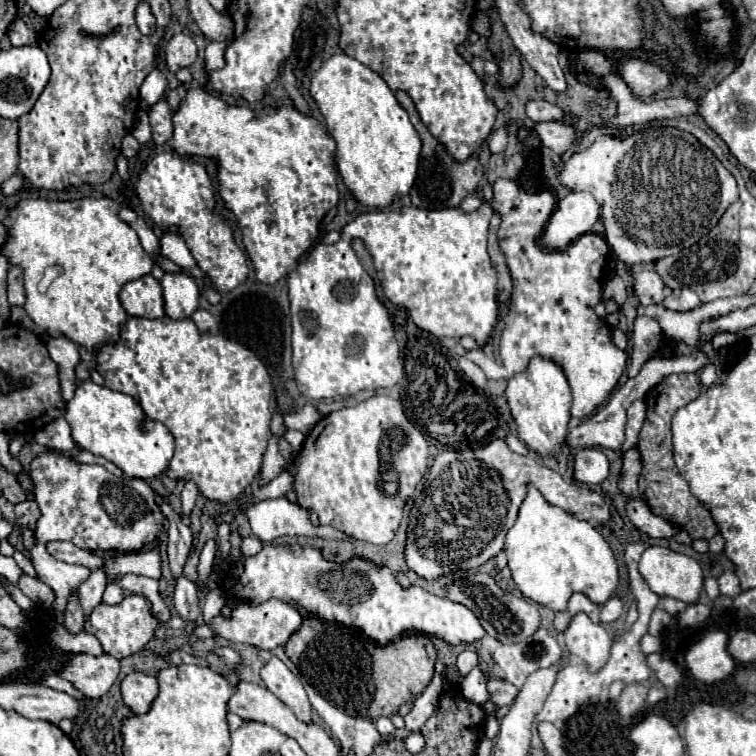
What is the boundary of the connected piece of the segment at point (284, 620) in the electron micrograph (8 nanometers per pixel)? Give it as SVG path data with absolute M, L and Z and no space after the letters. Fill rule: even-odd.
M267 600L263 604L247 604L247 602L241 602L233 608L233 614L231 618L223 618L223 616L217 616L211 624L211 628L207 624L203 626L197 626L191 640L197 642L197 640L205 640L205 638L211 638L211 636L221 636L229 642L237 642L237 644L251 644L251 646L257 646L261 650L273 650L277 646L285 646L287 638L291 638L291 634L295 634L295 630L299 630L299 626L303 624L303 616L299 614L299 610L291 604L285 604L281 600Z

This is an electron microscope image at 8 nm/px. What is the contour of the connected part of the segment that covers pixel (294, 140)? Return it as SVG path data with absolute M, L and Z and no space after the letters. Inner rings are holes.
M203 88L187 90L181 106L173 114L173 136L169 146L177 154L213 156L219 160L221 198L233 210L243 230L243 244L253 262L259 282L275 284L299 264L301 256L313 246L319 236L319 222L337 206L335 182L335 142L325 134L319 122L297 112L293 106L253 110L249 106L229 106L219 96L207 94Z

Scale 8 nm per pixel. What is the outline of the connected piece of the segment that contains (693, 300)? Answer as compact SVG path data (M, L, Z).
M679 288L679 290L671 290L667 292L665 300L663 300L663 306L669 308L669 310L677 310L677 312L687 312L687 310L693 310L701 304L699 296L689 290L689 288Z

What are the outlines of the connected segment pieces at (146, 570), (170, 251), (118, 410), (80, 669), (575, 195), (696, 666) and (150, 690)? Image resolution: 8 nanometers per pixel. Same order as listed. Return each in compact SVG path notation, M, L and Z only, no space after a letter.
M141 550L141 552L127 552L109 556L103 560L103 572L107 574L107 582L115 582L127 574L139 574L147 578L161 578L161 558L155 550Z
M171 228L171 232L167 232L167 234L163 234L161 252L163 252L163 256L167 256L175 264L179 264L183 270L191 270L197 266L195 258L191 256L189 248L185 246L185 240L175 232L175 228Z
M91 380L77 386L75 396L65 408L65 420L79 448L111 460L129 478L155 478L167 470L173 456L173 436L165 426L147 420L131 396L97 386Z
M71 654L67 664L63 664L63 668L59 670L59 676L69 680L87 698L103 696L117 680L117 674L119 660L111 654Z
M571 192L557 202L539 244L545 250L565 250L579 236L591 232L599 218L599 204L587 192Z
M714 630L705 633L697 644L689 648L685 660L687 670L695 680L713 684L734 671L736 664L727 651L728 641L727 633Z
M131 672L121 680L123 700L135 714L149 710L153 698L157 696L157 690L157 678L147 672Z

